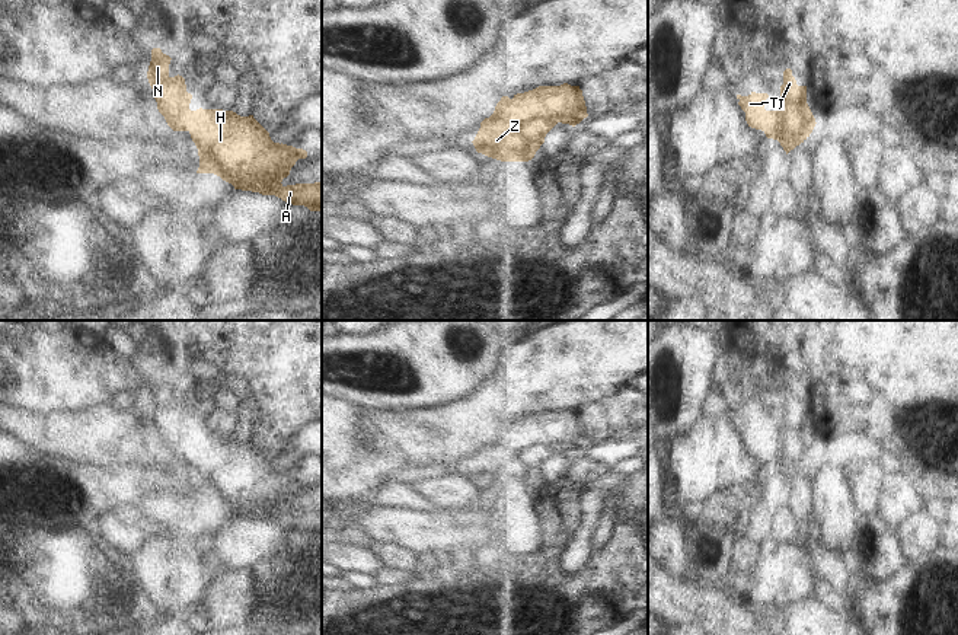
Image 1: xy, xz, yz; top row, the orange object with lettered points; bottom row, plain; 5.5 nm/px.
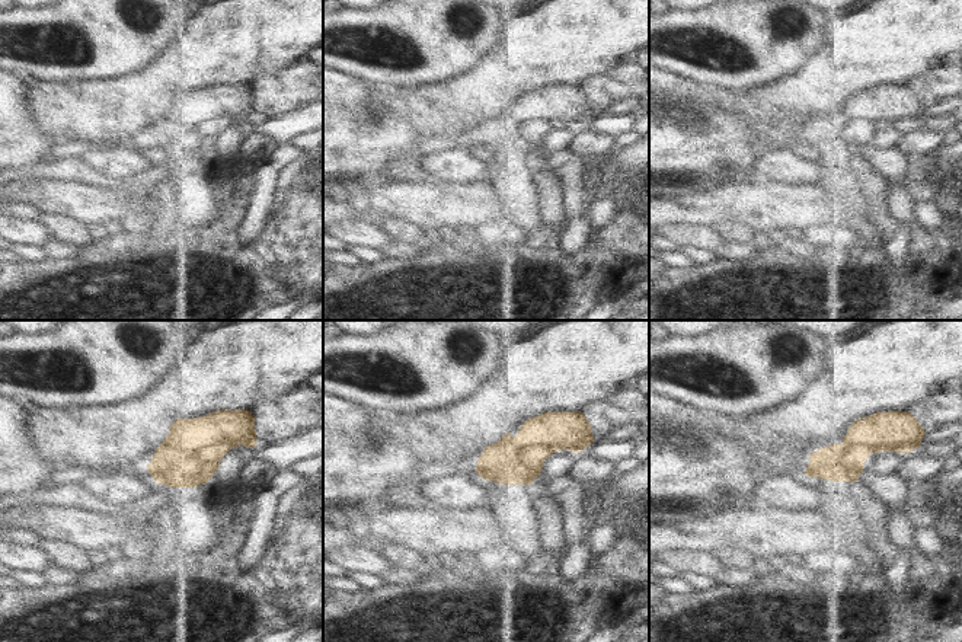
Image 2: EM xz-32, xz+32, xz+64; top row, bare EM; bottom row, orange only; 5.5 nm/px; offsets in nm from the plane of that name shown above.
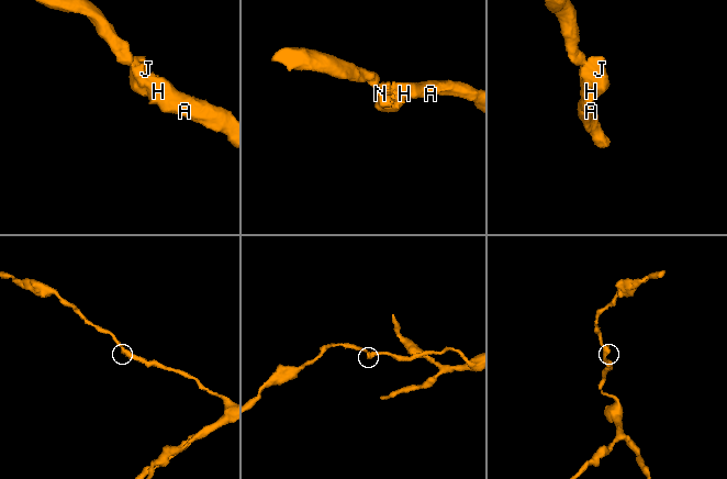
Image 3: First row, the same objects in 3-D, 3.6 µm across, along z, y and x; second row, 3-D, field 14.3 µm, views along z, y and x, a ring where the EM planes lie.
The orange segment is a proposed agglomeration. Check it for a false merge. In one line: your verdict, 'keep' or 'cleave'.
keep

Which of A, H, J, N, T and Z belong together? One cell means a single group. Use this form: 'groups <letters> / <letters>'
groups A H J N T Z

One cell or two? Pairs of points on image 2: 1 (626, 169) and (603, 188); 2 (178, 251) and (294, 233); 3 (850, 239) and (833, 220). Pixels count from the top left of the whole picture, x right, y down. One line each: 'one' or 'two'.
1: one
2: one
3: one

